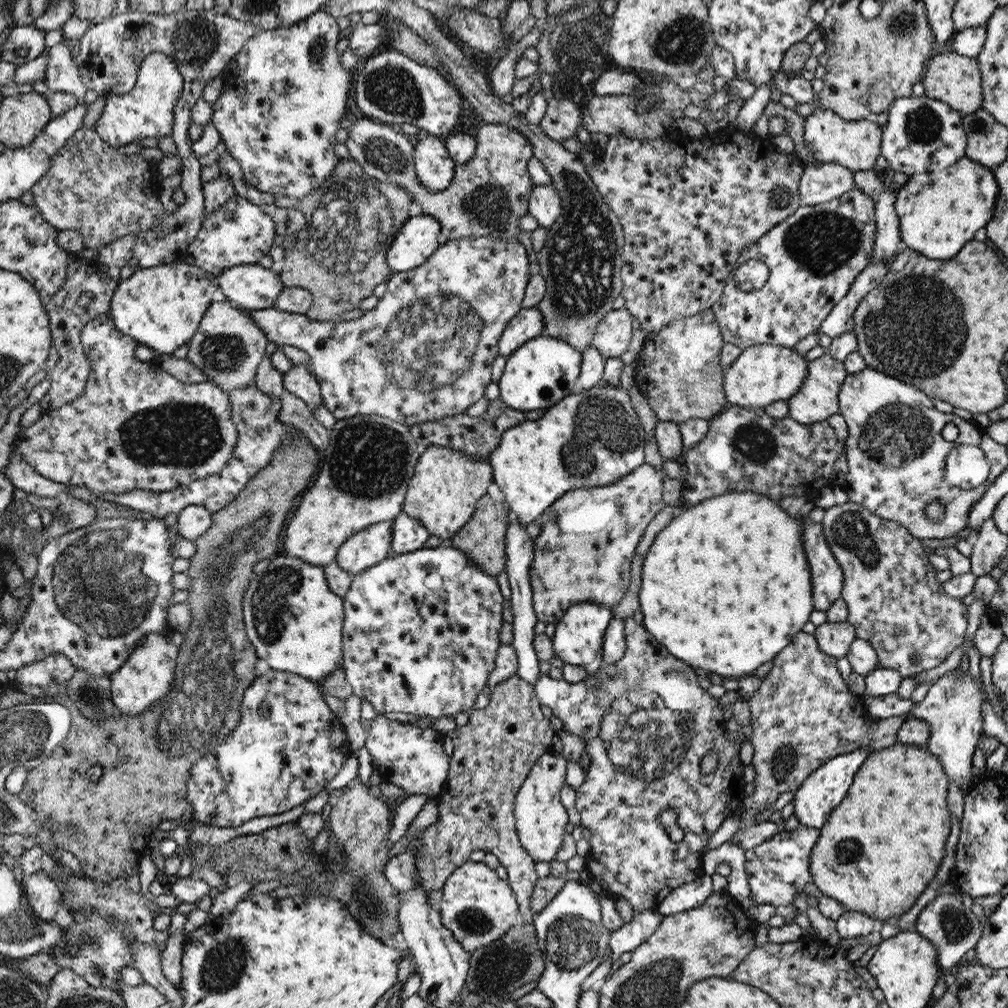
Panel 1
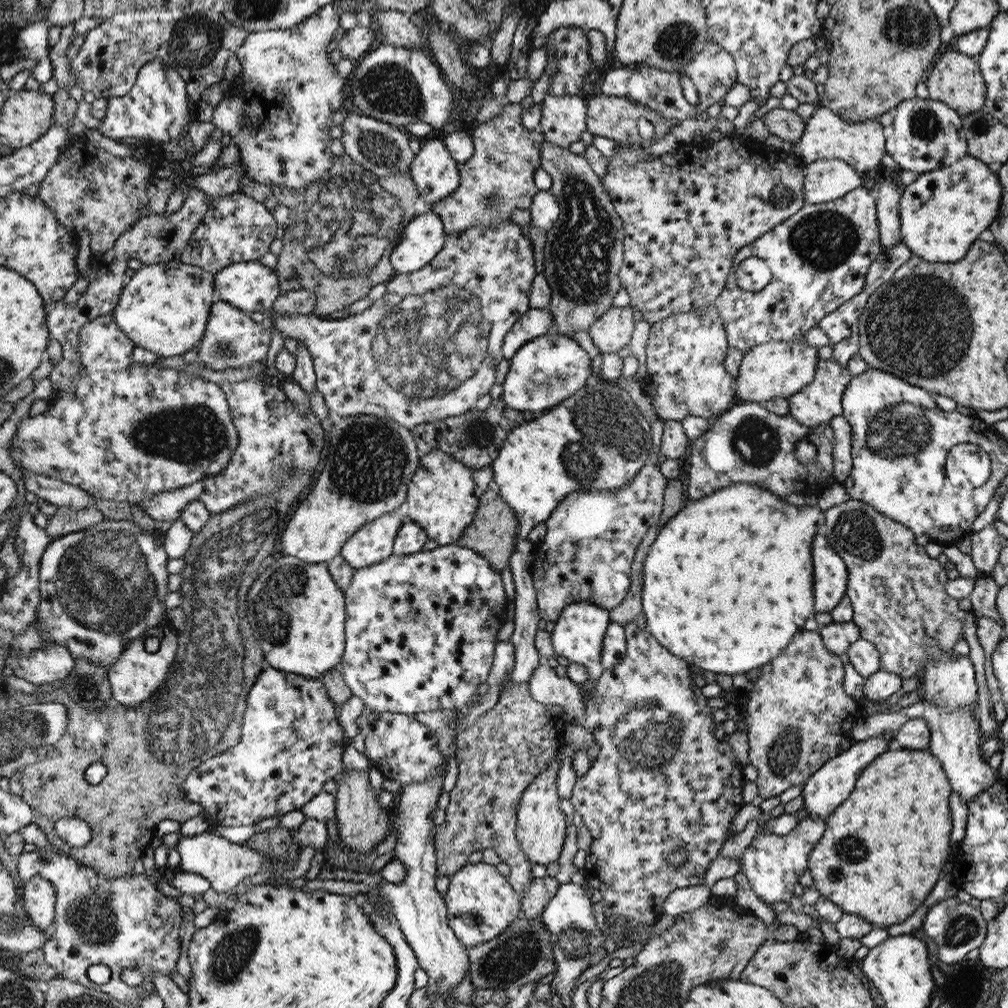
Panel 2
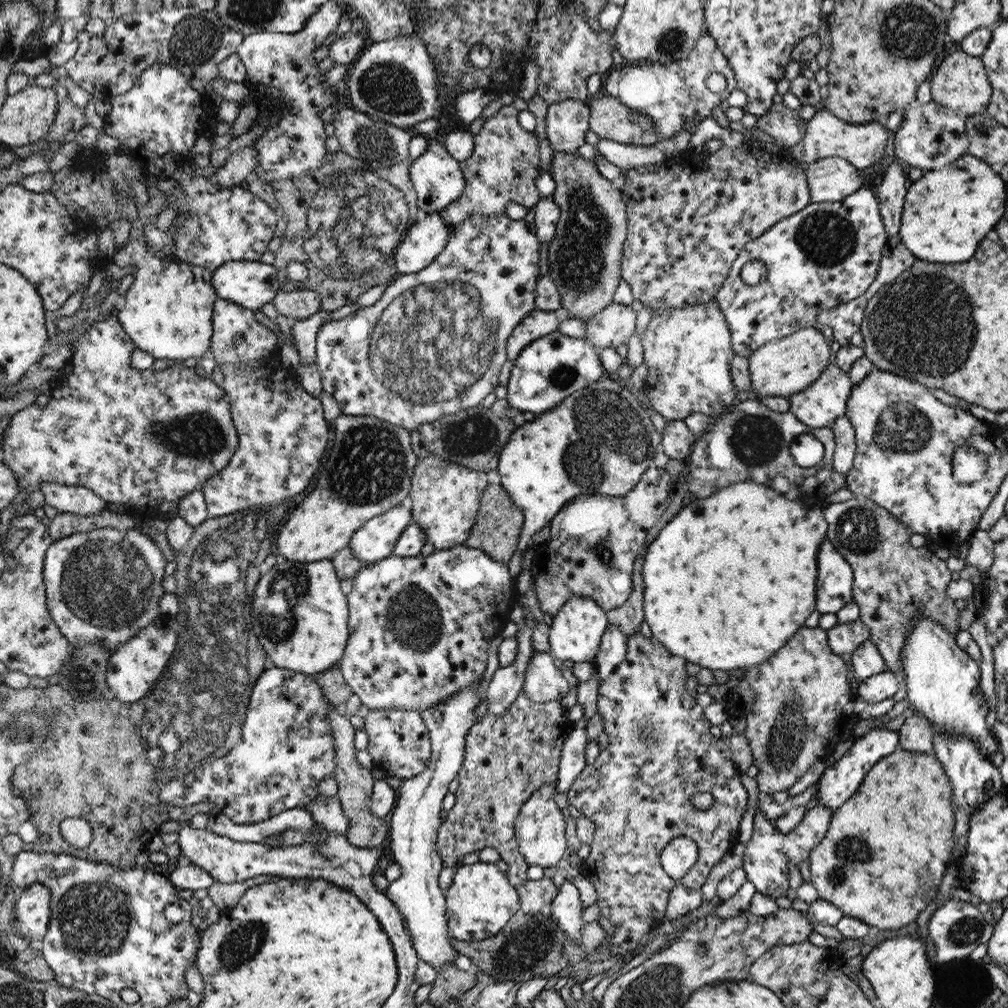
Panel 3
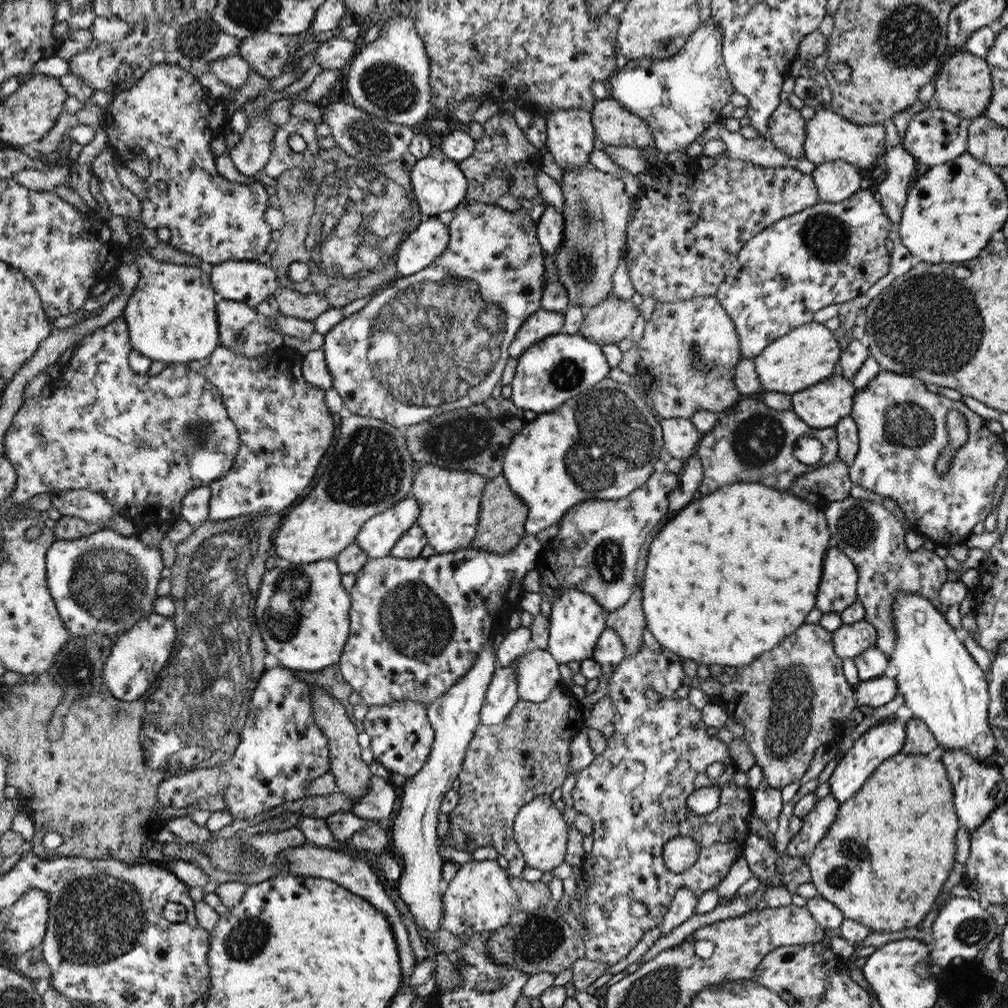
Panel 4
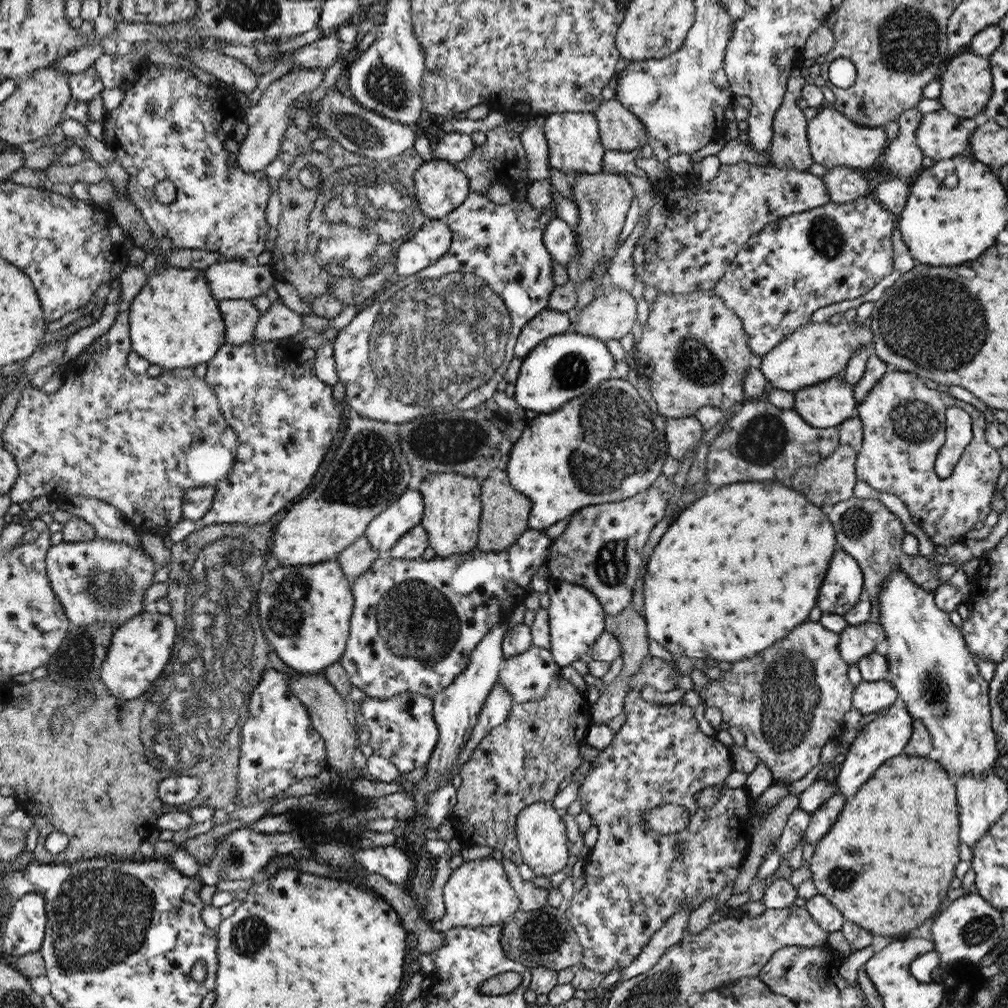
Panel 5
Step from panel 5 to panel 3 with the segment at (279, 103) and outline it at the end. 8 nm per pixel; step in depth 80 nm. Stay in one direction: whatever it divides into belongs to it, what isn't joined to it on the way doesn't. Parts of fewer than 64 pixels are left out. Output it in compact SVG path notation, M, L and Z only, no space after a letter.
M246 146L228 156L226 164L216 170L212 181L220 187L240 186L242 181L253 177L258 164L256 147Z

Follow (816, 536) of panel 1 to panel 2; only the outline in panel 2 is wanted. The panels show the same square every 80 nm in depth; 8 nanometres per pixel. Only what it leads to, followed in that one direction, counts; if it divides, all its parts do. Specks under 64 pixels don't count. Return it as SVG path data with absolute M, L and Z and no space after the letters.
M823 531L815 534L812 556L816 556L815 612L830 612L846 598L850 573Z

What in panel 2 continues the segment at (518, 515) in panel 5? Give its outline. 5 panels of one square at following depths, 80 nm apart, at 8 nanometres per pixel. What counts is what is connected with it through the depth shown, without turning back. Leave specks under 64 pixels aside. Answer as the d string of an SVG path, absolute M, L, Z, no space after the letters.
M488 489L480 499L478 510L475 512L475 519L472 520L456 544L475 550L489 561L492 568L502 570L509 565L511 554L515 550L518 528L518 519L507 501L503 499L500 493Z

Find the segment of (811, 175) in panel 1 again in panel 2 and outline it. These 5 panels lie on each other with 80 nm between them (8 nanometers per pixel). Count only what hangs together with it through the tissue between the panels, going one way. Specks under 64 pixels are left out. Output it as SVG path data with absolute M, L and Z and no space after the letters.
M823 159L806 164L803 193L806 204L838 200L862 185L862 176L848 163Z

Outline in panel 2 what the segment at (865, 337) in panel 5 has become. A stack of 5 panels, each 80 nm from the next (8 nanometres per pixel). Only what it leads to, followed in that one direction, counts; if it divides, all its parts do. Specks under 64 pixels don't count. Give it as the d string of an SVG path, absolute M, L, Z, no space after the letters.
M804 337L795 342L770 341L752 347L743 353L738 376L734 378L735 394L746 402L758 402L786 398L803 390L815 378L816 367L820 358L819 348L804 345Z

